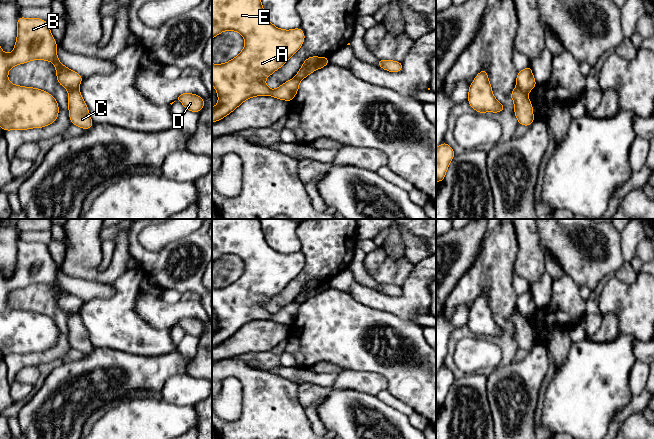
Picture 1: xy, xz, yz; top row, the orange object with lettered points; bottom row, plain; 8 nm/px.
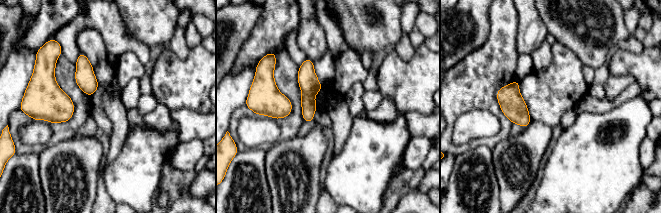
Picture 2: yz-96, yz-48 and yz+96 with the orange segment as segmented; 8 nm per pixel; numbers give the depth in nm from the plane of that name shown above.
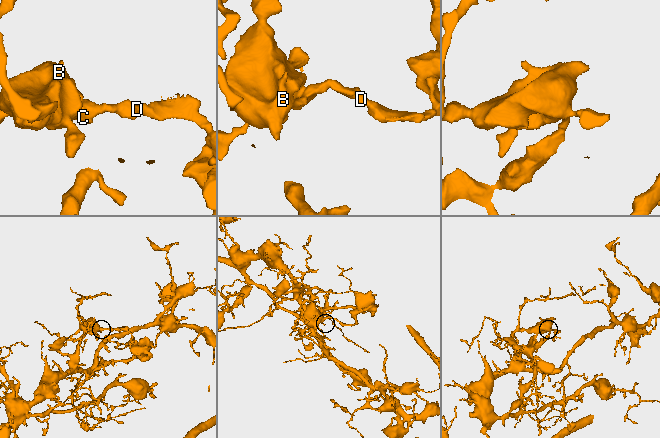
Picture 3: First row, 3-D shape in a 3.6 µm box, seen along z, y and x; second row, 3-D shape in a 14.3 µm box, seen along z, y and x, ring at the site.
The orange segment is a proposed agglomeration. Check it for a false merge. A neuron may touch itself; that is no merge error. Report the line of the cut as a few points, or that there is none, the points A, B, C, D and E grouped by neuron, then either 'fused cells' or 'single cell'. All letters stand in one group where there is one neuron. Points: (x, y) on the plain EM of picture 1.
cut in yz along (516, 309), (525, 318); A B E / C D; fused cells

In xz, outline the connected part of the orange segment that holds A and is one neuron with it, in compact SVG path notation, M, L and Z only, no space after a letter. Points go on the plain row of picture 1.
M212 219L212 263L223 255L239 256L244 261L245 269L230 285L212 287L212 309L218 320L218 328L212 331L212 347L226 341L251 321L272 320L292 326L300 304L292 302L274 314L265 308L265 304L302 271L304 255L300 251L284 254L273 249L265 239L259 219Z

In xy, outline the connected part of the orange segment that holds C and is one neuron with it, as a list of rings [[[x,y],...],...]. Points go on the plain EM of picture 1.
[[[79,312],[69,316],[68,334],[69,343],[72,349],[88,354],[95,348],[90,341],[89,333],[80,317]]]

